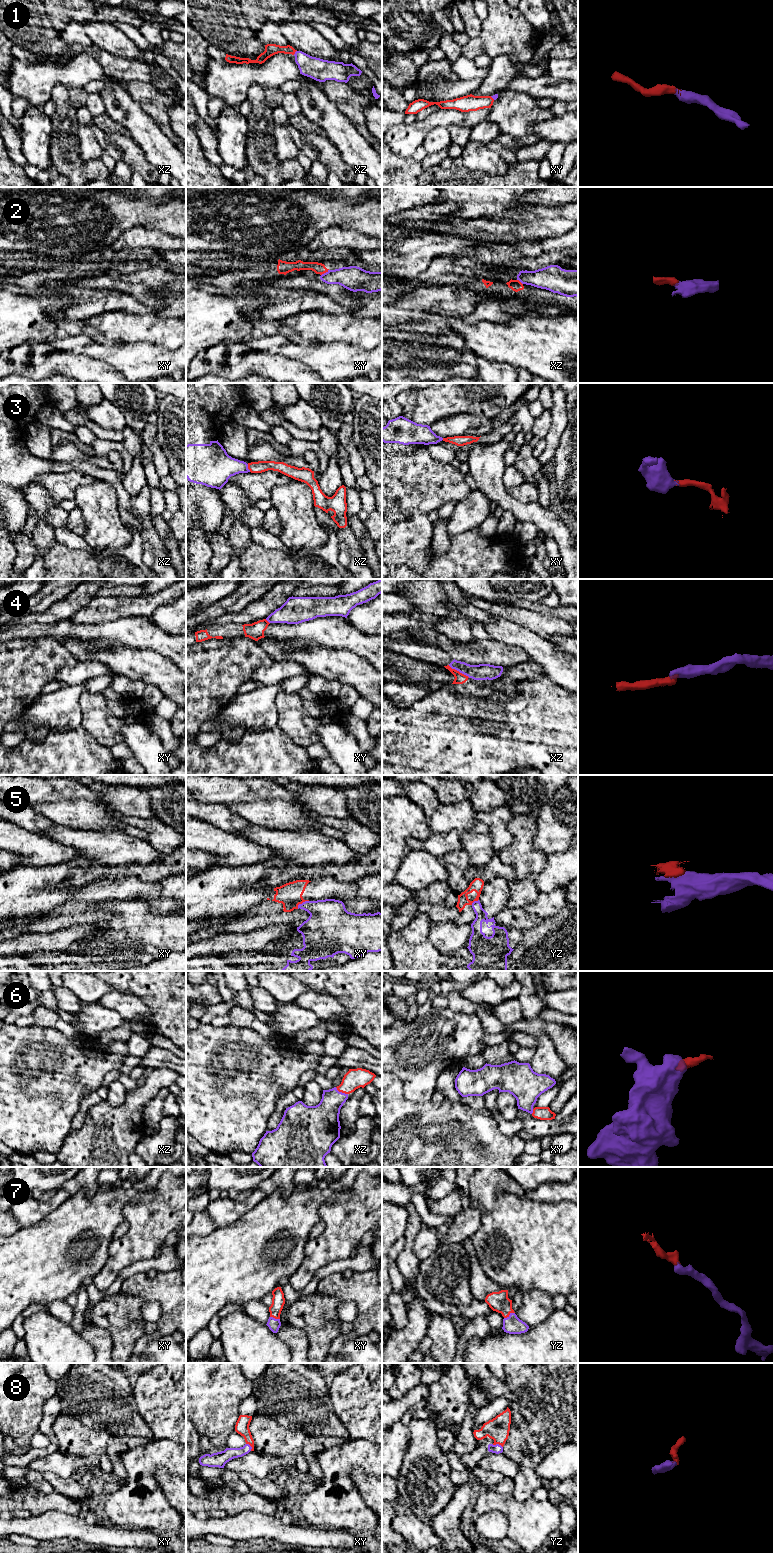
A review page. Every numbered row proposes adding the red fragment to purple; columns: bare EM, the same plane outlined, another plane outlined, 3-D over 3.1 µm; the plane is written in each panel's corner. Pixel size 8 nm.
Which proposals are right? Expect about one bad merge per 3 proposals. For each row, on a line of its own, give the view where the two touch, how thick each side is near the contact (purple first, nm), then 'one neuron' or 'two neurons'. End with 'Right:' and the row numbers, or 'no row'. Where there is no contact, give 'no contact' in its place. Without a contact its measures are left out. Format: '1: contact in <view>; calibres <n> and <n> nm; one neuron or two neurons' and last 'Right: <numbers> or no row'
1: contact in xz; calibres 180 and 100 nm; one neuron
2: contact in xy; calibres 200 and 90 nm; two neurons
3: contact in xz; calibres 280 and 100 nm; one neuron
4: contact in xz; calibres 130 and 90 nm; two neurons
5: contact in xy; calibres 320 and 190 nm; two neurons
6: contact in xz; calibres 240 and 160 nm; one neuron
7: contact in yz; calibres 140 and 160 nm; one neuron
8: contact in yz; calibres 70 and 180 nm; one neuron
Right: 1, 3, 6, 7, 8

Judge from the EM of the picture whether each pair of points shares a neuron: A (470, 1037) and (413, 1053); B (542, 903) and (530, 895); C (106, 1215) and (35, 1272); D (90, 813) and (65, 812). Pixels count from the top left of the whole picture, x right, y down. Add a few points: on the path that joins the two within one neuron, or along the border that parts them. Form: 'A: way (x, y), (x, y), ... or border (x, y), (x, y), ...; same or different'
A: way (456, 1040), (442, 1042), (438, 1046), (427, 1046); same
B: border (539, 892), (533, 902), (527, 903), (522, 907); different
C: way (88, 1225), (81, 1227), (68, 1236), (52, 1254); same
D: way (84, 813), (71, 813); same

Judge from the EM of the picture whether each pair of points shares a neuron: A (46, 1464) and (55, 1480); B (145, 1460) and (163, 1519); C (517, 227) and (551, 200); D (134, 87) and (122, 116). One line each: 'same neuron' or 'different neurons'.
A: different neurons
B: same neuron
C: different neurons
D: different neurons

